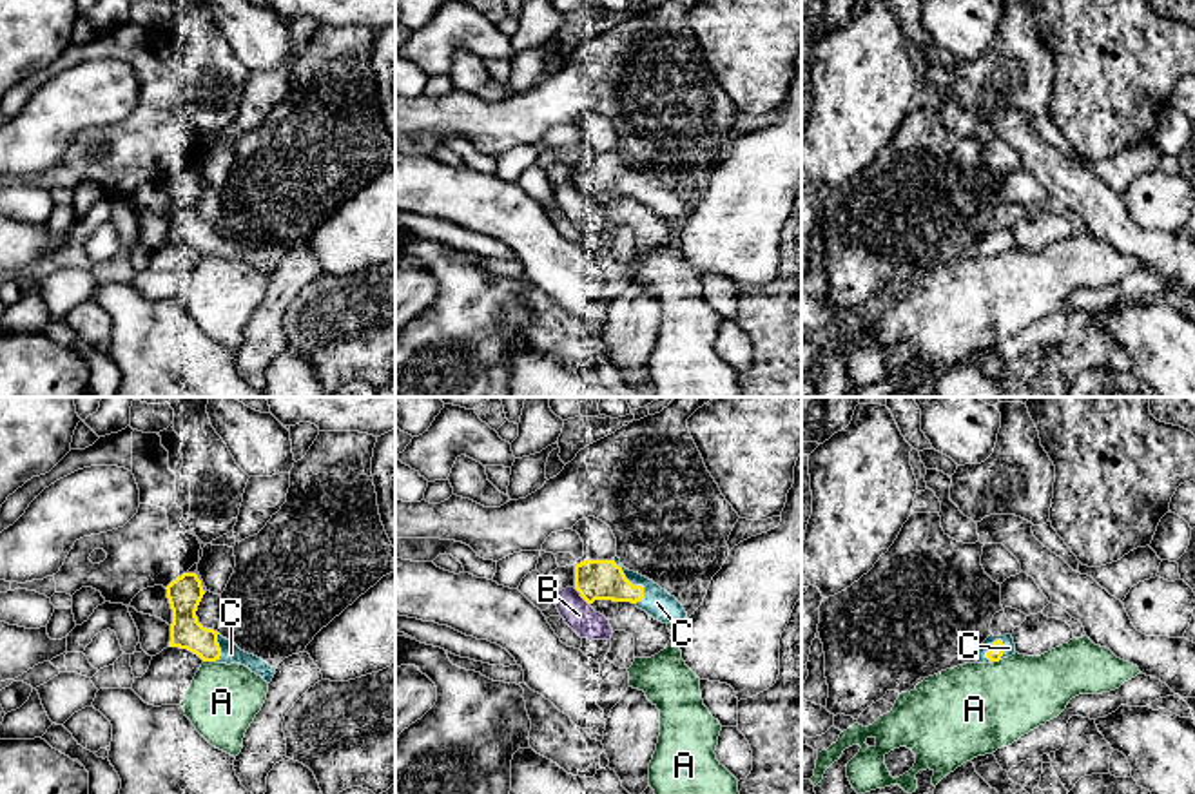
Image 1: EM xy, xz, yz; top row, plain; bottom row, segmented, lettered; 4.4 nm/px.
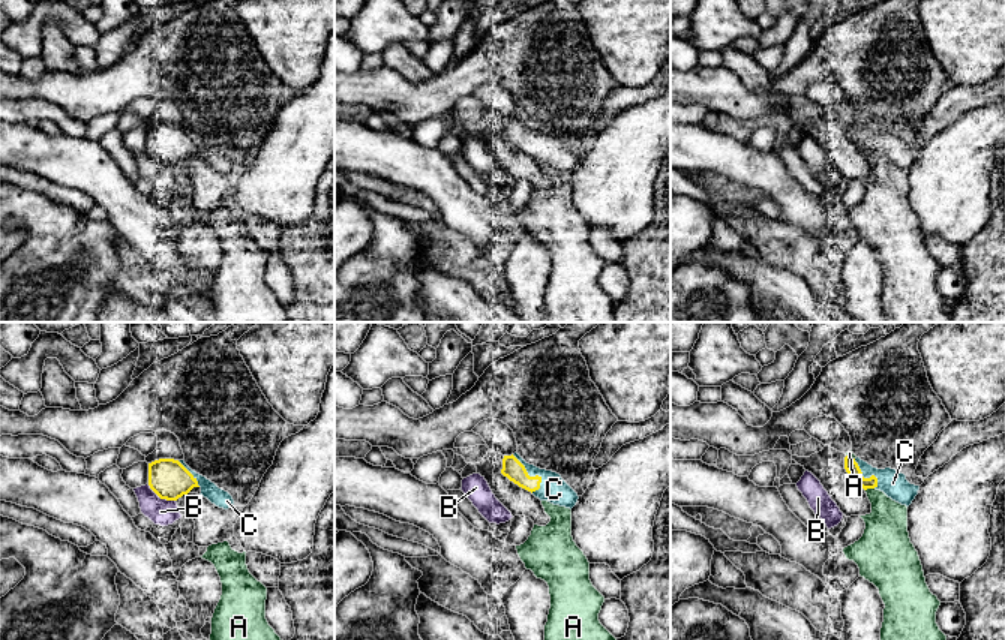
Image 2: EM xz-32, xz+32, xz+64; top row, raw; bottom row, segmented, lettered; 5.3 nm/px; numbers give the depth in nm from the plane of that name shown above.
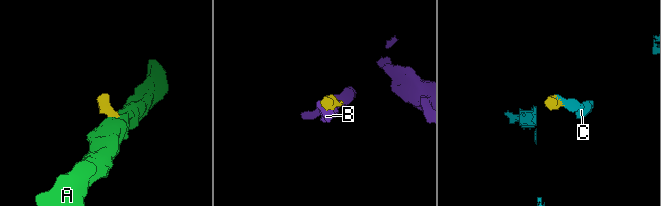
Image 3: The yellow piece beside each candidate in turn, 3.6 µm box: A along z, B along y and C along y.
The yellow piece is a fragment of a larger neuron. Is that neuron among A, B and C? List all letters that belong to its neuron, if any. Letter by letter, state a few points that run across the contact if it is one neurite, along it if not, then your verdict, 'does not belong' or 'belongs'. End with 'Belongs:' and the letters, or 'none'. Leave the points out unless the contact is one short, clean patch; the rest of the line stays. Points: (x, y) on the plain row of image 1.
A: does not belong
B: does not belong
C: line xz (593, 173), (631, 178), (641, 180), (657, 196); belongs
Belongs: C

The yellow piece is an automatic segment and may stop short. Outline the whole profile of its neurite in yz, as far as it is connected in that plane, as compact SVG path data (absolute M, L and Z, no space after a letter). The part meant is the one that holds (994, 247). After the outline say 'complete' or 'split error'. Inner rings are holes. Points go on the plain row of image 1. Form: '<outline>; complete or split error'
M990 228L977 245L977 257L994 257L1015 248L1015 237L1012 228L994 230Z; split error

